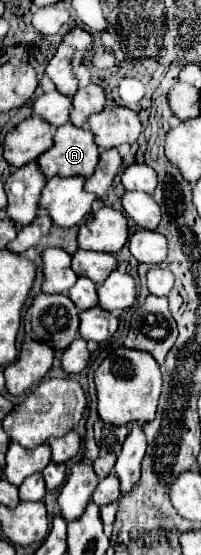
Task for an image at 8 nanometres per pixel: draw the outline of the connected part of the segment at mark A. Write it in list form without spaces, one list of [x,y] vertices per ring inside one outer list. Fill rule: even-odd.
[[[64,124],[56,128],[54,146],[38,156],[40,170],[46,178],[54,176],[86,176],[94,174],[98,166],[100,150],[94,144],[88,128],[78,128],[74,124]]]

